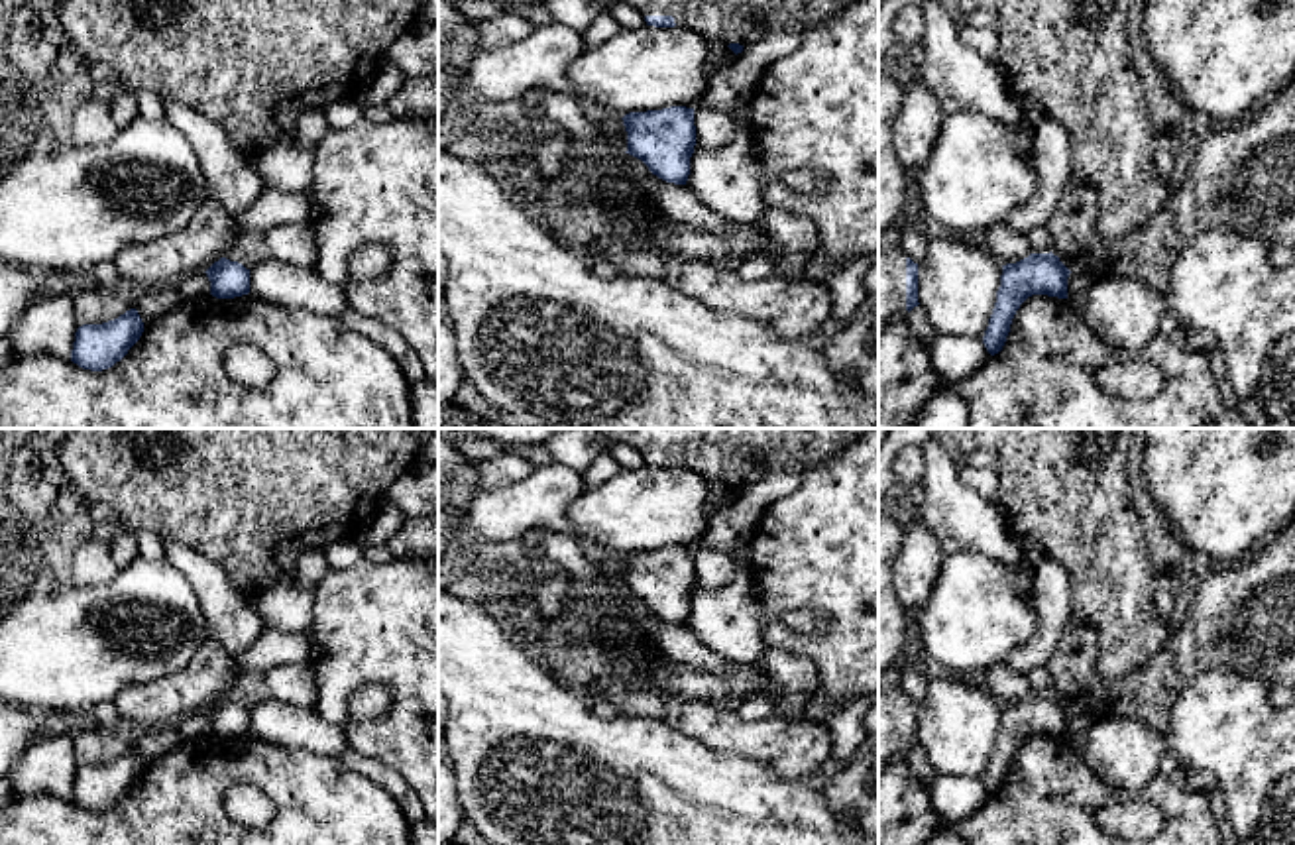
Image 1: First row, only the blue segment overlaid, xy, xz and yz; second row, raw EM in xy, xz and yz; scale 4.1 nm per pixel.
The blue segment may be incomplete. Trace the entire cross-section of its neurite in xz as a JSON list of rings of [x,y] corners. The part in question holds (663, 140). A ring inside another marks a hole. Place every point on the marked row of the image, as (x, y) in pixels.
[[[694,108],[629,112],[623,118],[629,155],[666,183],[686,185],[696,145]]]

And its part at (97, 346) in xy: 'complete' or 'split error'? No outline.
complete

